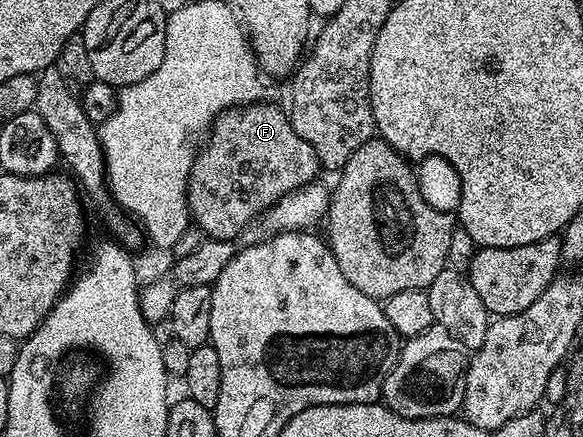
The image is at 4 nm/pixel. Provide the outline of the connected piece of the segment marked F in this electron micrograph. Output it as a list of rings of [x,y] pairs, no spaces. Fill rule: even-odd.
[[[264,104],[242,105],[219,113],[206,134],[208,142],[195,150],[188,176],[188,215],[205,238],[235,242],[260,214],[295,189],[313,184],[317,180],[316,173],[321,172],[314,147],[294,131],[291,116],[276,105]]]

